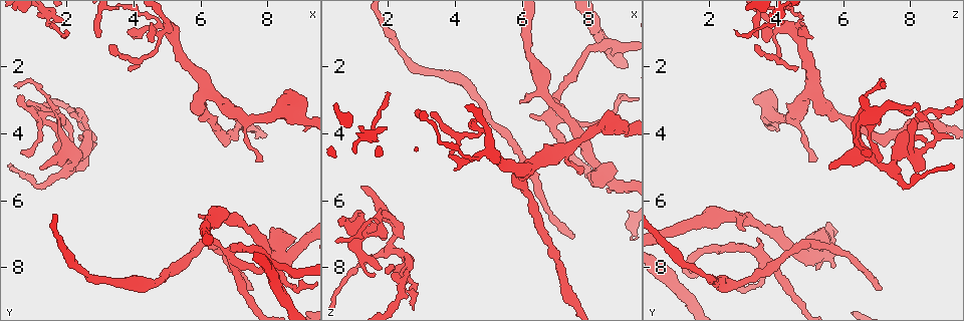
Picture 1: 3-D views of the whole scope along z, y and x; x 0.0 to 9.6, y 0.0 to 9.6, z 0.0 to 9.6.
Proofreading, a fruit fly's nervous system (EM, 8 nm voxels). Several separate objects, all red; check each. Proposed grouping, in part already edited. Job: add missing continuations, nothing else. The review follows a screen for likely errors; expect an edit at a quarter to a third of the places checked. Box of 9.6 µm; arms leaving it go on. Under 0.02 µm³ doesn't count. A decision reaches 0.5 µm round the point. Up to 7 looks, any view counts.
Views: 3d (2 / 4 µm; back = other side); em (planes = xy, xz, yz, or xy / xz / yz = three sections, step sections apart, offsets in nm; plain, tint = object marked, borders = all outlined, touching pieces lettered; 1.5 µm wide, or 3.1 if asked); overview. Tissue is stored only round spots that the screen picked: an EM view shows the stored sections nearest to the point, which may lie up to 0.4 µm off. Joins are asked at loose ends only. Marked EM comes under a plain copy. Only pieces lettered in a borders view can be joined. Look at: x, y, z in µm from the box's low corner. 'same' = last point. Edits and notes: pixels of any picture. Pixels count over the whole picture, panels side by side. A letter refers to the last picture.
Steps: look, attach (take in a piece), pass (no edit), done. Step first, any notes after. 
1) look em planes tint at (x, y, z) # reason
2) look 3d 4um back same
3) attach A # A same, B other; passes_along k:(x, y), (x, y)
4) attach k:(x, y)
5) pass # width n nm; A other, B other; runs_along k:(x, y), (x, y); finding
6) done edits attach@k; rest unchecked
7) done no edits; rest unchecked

look 3d 2um at (1.15, 5.00, 5.60) # free end

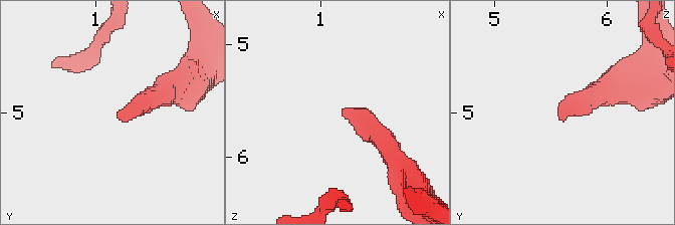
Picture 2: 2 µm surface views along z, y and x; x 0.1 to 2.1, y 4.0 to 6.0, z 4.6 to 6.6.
look em planes borders at (1.16, 5.00, 5.60)

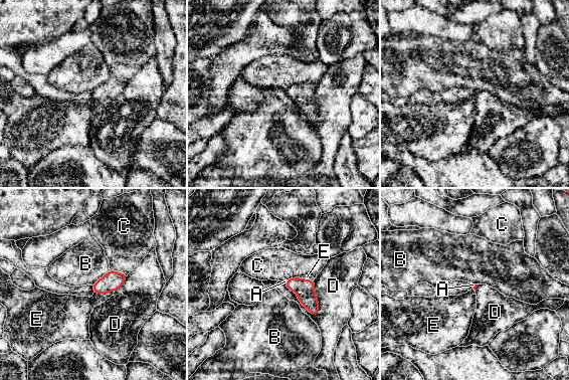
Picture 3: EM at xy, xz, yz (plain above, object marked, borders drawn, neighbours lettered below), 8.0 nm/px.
attach E # A other, B other, C other, D other, E same; passes_along 3:(113, 280), (104, 293), (77, 310); it goes on there

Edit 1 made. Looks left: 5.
look 3d 2um at (2.05, 1.00, 2.70) # thin end

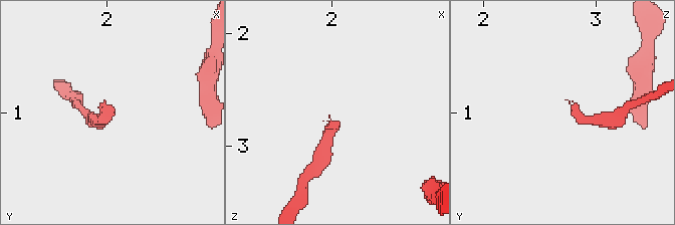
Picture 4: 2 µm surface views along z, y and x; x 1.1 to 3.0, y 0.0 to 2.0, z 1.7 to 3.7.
look em yz step 8 borders at (2.04, 0.98, 2.74)

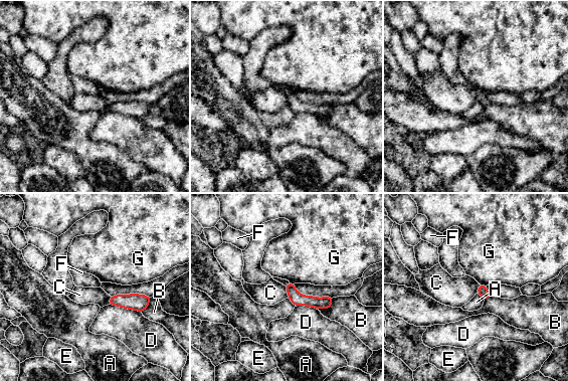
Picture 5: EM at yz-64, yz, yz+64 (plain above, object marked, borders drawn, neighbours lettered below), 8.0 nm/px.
attach F # width 80 nm; A other, B other, C other, D other, E other, F same, G other; passes_along 5:(297, 299), (287, 284), (284, 281); it goes on there

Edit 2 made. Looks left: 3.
done edits attach@3, attach@5; rest unchecked

